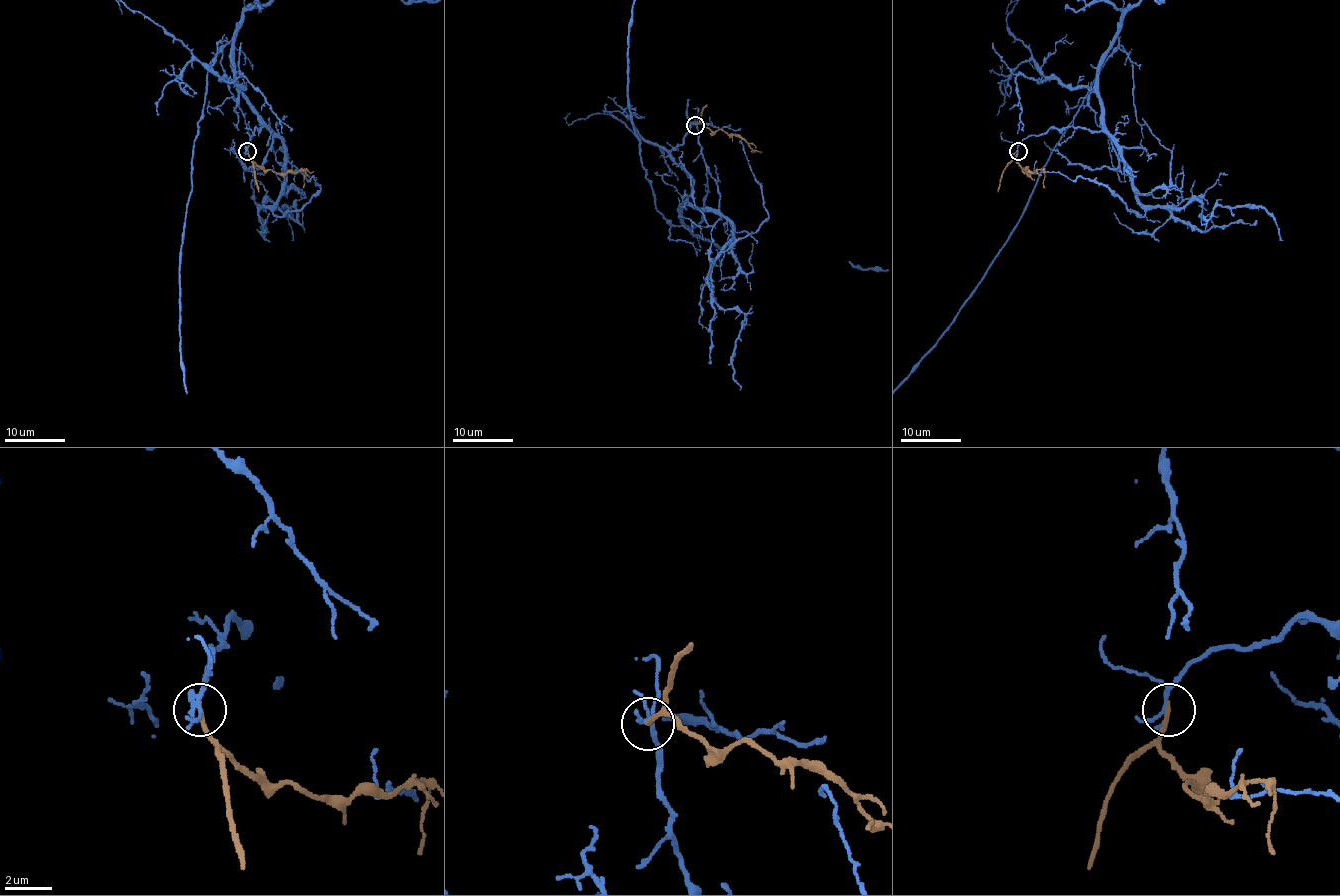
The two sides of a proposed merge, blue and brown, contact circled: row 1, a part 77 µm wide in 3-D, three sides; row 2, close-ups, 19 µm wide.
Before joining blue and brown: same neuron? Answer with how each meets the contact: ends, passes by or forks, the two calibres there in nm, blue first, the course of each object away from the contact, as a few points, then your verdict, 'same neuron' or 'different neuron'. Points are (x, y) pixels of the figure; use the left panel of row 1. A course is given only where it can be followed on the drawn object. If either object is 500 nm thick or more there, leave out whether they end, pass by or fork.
blue forks; brown ends; calibres 150 and 180 nm; course brown (247, 151), (265, 171), (286, 174), (302, 169), (305, 172), (302, 187); different neuron

